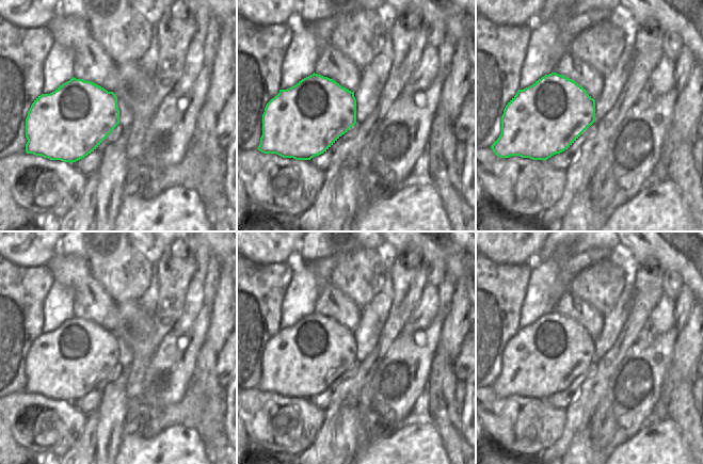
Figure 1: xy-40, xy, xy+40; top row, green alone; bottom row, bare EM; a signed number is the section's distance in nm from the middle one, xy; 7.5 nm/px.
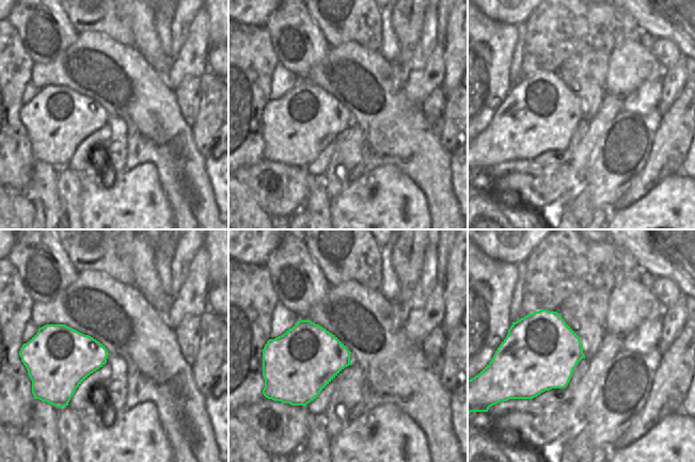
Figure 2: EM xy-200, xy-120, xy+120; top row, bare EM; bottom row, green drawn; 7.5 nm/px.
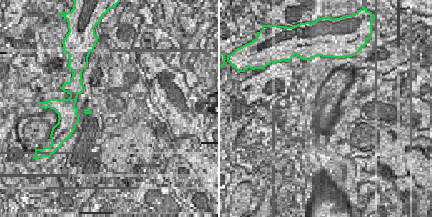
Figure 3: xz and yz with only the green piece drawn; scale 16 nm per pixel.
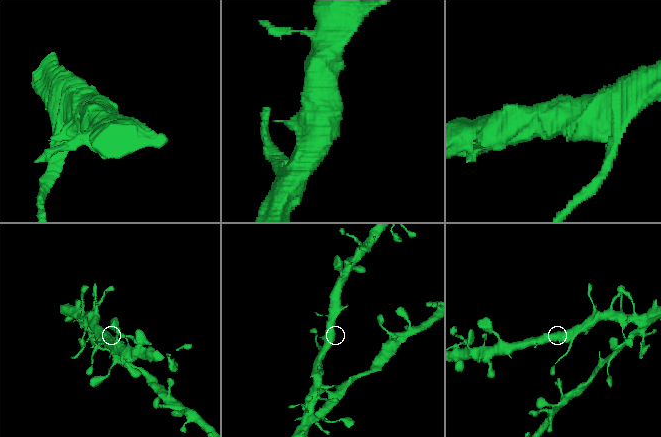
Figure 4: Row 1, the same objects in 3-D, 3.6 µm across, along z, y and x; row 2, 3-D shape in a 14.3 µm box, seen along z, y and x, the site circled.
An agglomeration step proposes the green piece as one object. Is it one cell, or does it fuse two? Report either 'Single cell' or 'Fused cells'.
Single cell

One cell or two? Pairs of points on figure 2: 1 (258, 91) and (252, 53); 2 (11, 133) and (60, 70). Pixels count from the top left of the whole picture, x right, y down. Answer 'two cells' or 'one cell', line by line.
1: one cell
2: two cells

